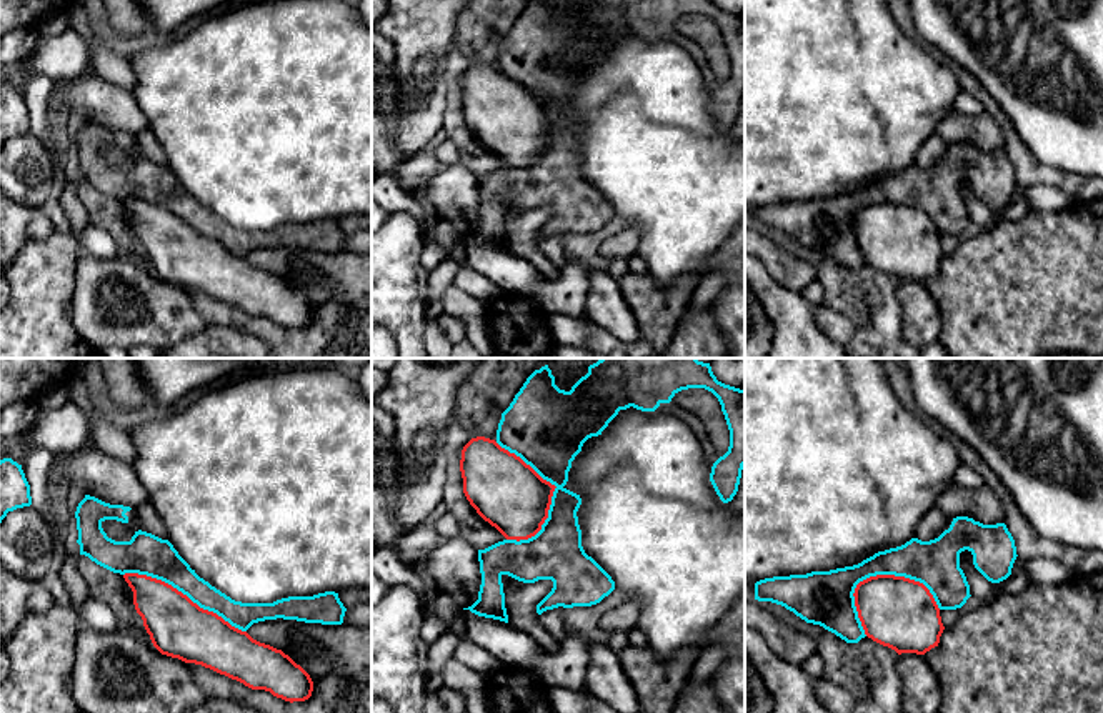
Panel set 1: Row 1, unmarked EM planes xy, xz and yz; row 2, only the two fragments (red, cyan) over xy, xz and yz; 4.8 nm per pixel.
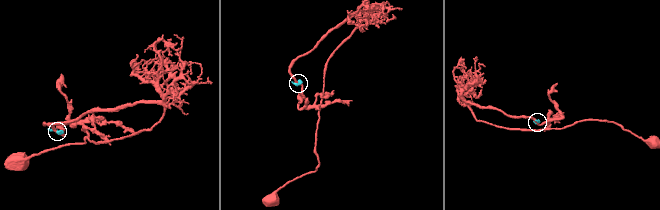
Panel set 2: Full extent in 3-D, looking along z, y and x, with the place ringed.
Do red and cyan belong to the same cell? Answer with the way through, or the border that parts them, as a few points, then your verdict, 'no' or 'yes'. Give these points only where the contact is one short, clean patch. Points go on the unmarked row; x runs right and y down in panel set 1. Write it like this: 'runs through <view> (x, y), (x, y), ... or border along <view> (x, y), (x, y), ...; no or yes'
no

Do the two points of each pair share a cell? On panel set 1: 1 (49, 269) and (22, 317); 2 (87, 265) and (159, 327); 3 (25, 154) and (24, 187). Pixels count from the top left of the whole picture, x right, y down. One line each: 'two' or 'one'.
1: one
2: one
3: one

